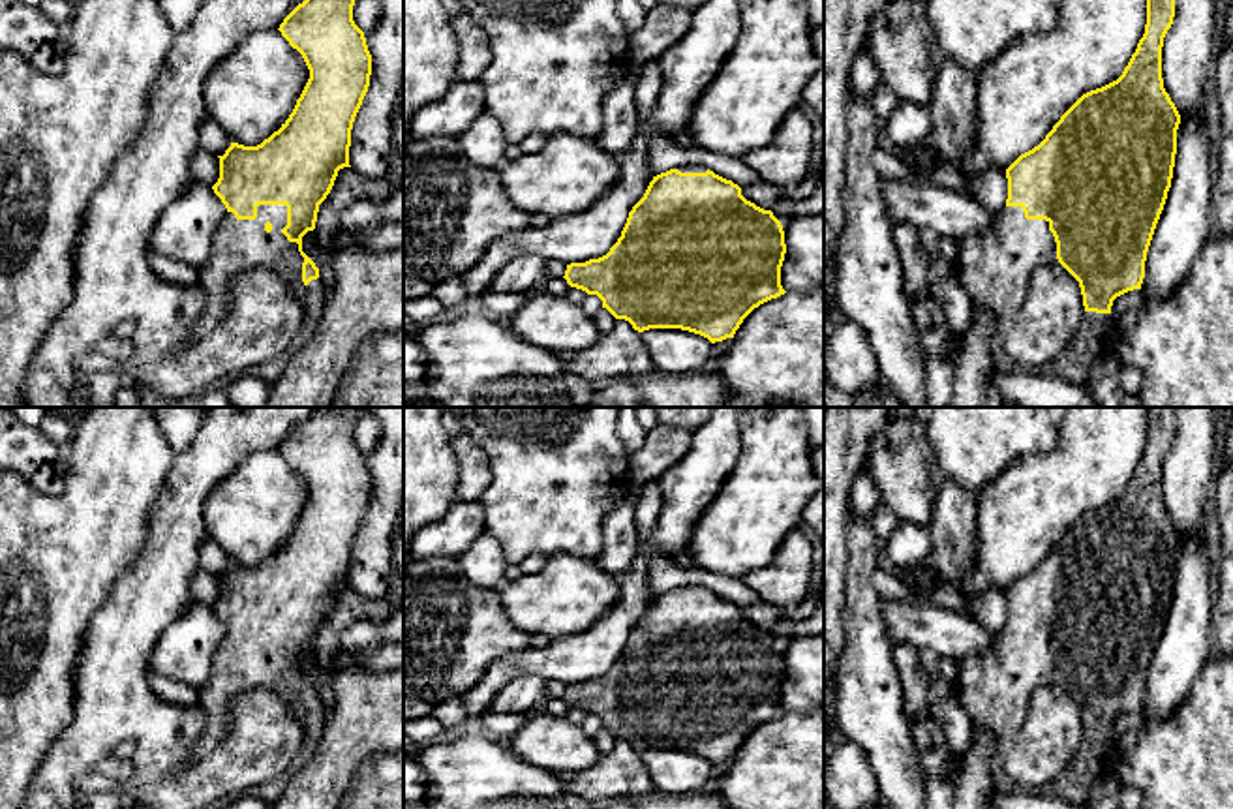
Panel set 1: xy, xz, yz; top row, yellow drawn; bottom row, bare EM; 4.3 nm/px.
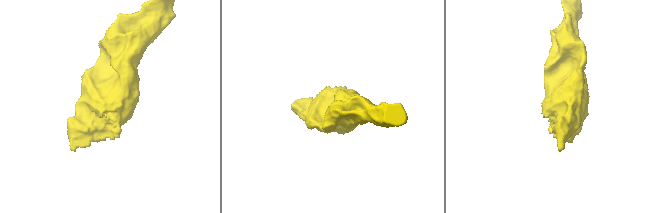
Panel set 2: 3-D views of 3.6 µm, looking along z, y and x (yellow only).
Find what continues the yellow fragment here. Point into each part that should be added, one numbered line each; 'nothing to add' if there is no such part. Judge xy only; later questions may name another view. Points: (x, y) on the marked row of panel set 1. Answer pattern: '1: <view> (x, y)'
1: xy (239, 244)

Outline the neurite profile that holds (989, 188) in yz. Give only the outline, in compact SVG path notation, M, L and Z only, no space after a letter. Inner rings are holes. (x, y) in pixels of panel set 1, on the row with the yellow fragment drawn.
M987 169L967 178L968 193L987 210L998 214L1008 199L1008 178L1004 169Z

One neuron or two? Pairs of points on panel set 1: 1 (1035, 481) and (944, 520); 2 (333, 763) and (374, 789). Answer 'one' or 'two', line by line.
1: two
2: two

